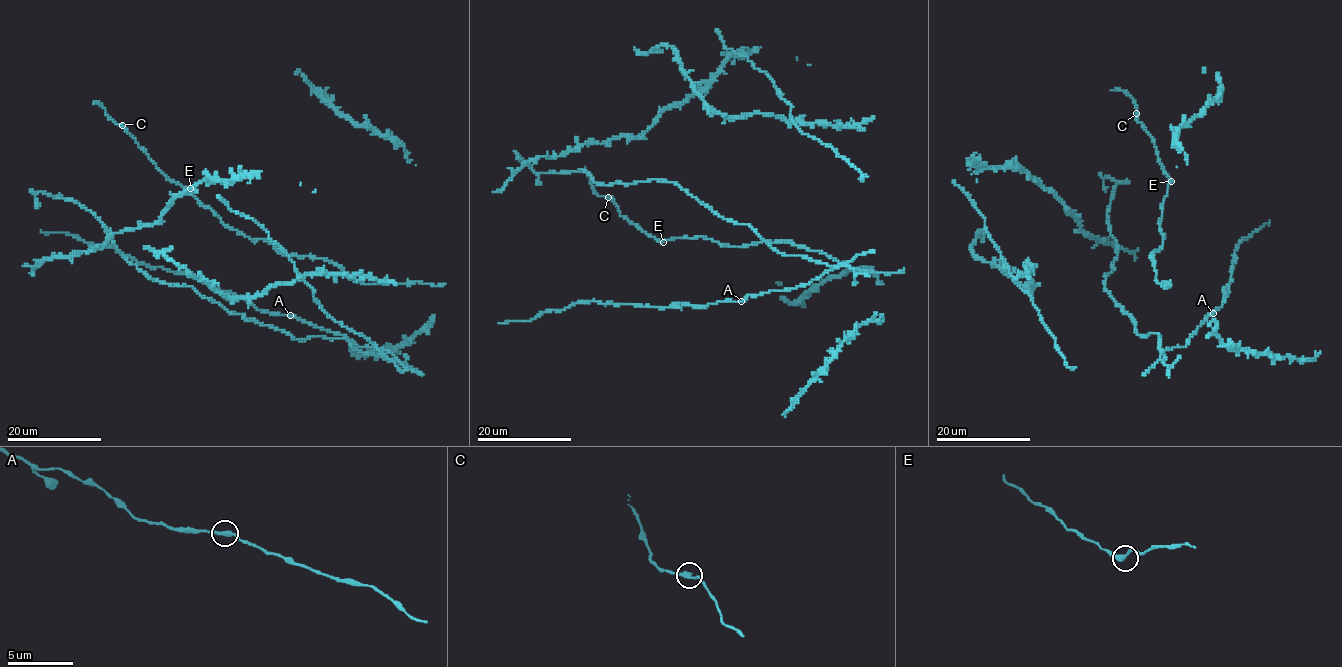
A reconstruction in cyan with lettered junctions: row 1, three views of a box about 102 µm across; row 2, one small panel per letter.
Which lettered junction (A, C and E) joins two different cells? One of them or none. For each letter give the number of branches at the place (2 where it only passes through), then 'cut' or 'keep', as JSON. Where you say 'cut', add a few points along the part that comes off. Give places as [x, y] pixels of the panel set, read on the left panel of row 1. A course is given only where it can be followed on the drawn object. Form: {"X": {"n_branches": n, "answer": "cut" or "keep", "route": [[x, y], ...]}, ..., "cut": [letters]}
{"A": {"n_branches": 2, "answer": "keep"}, "C": {"n_branches": 2, "answer": "keep"}, "E": {"n_branches": 2, "answer": "keep"}, "cut": []}

